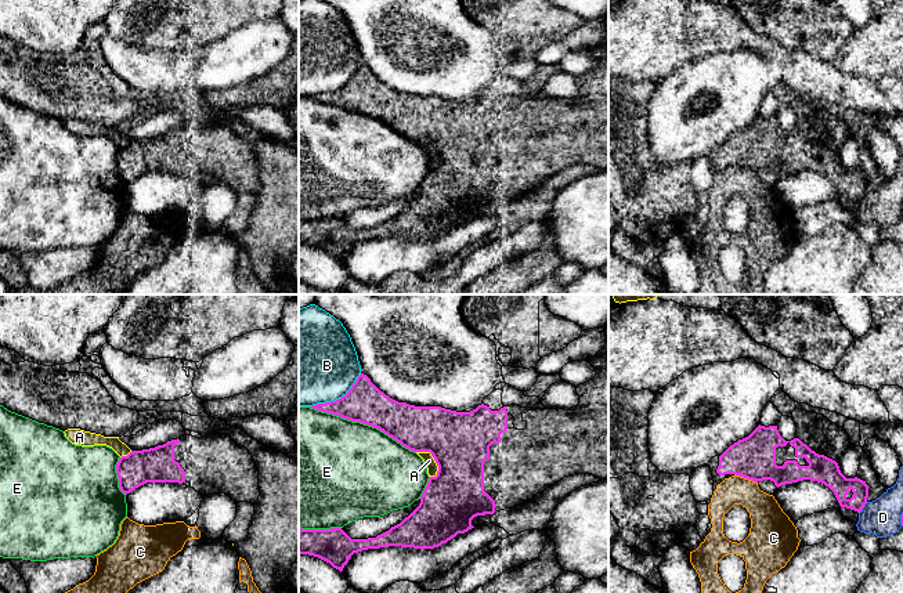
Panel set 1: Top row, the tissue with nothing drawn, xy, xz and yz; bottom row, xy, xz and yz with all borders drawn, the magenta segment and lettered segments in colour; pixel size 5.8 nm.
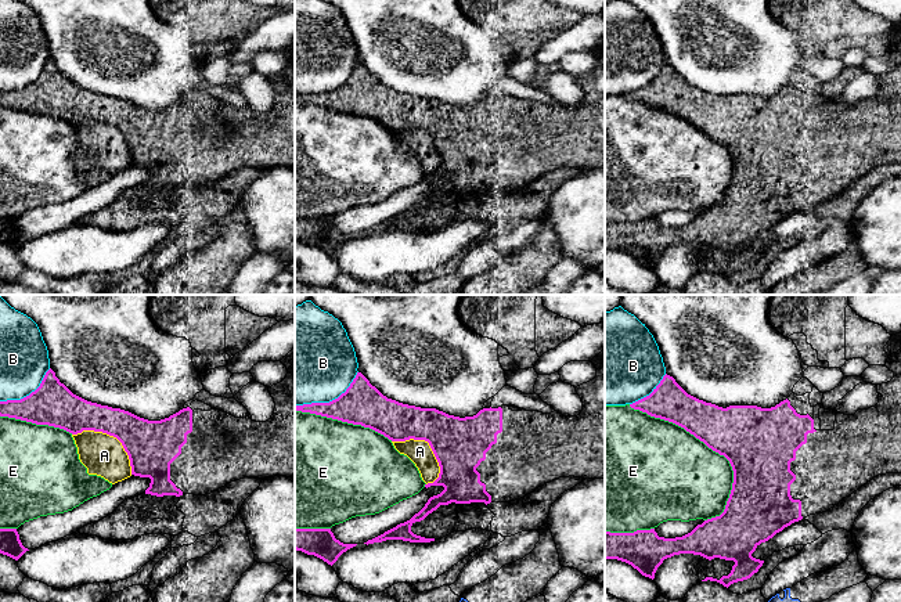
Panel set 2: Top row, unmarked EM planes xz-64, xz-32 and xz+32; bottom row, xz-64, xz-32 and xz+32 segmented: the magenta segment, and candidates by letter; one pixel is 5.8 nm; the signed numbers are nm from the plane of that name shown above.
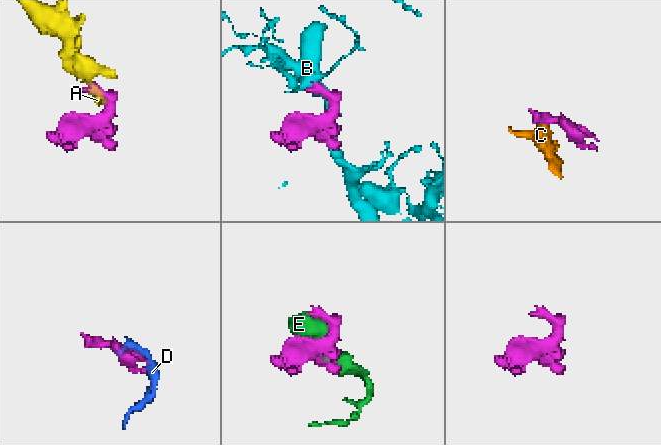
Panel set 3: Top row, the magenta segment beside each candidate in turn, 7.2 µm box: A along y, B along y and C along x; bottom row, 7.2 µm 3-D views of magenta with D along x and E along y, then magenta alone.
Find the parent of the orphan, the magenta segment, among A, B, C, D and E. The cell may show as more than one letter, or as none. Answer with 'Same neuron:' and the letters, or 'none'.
Same neuron: none

